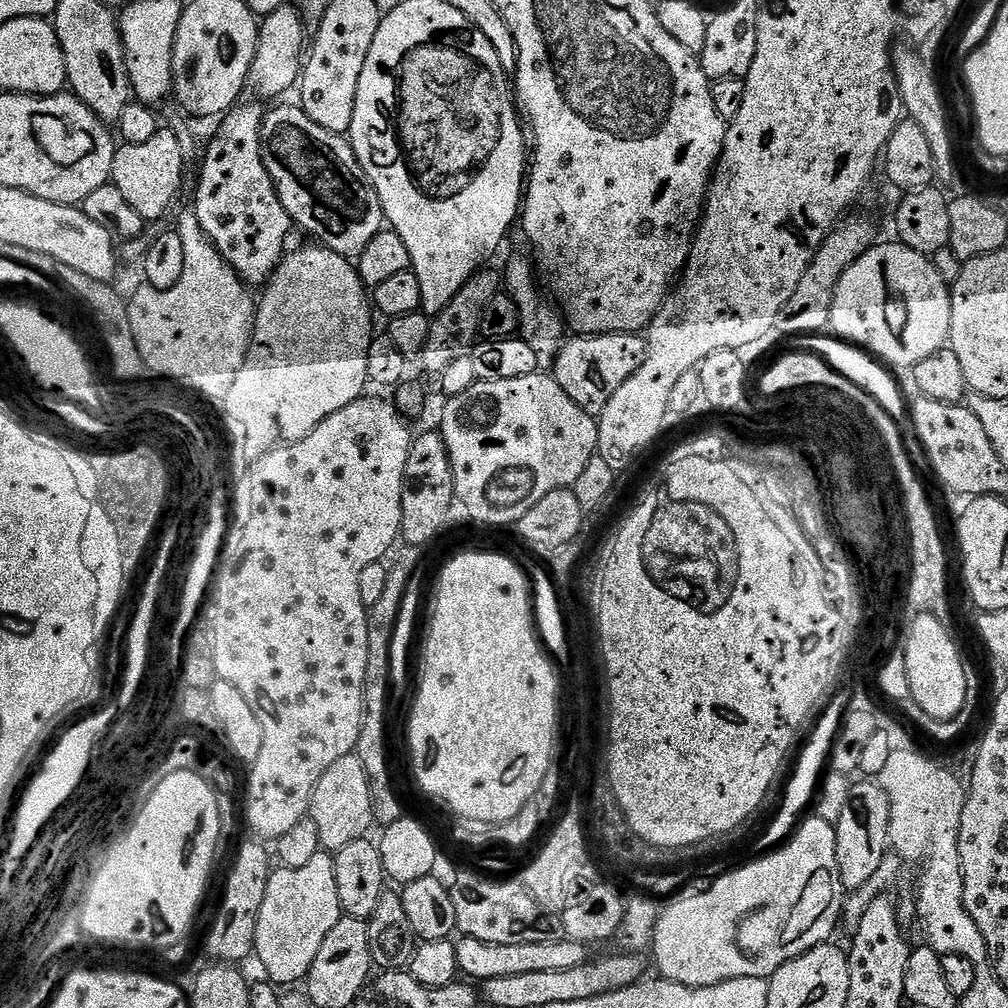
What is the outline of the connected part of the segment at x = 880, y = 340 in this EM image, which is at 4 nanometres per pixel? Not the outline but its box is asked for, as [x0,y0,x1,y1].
[830,246,952,370]

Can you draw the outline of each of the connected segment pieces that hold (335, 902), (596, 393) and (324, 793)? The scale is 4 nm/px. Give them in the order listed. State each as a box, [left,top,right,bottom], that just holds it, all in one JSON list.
[[255,851,342,985],[554,334,648,417],[310,754,374,854]]

